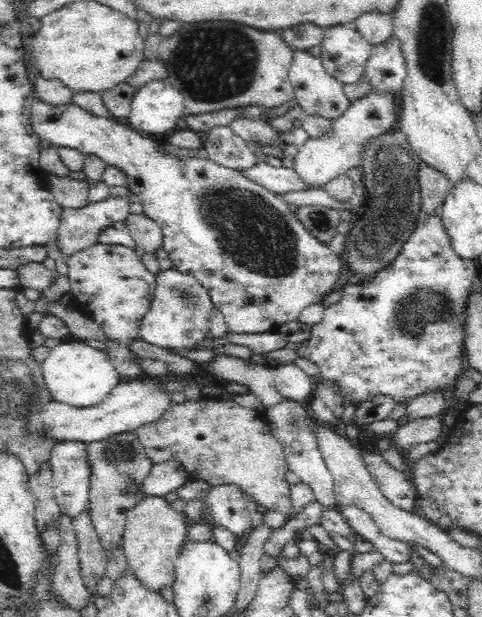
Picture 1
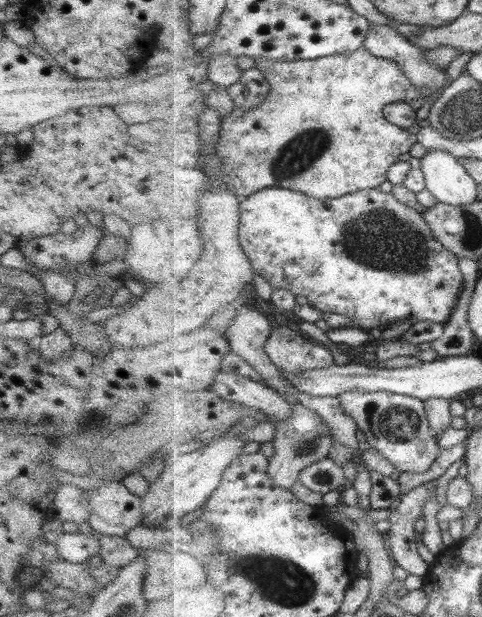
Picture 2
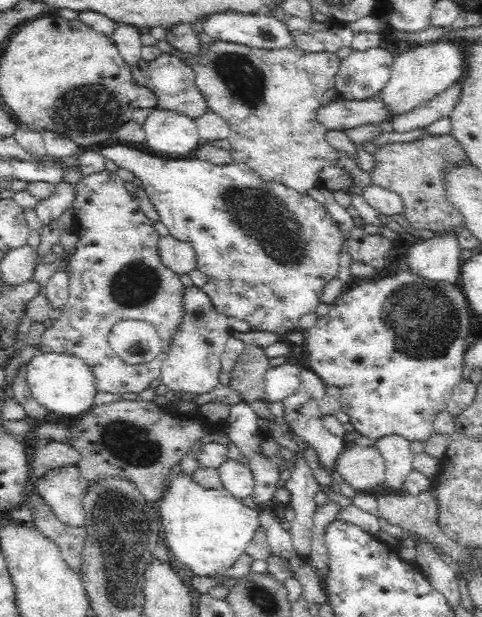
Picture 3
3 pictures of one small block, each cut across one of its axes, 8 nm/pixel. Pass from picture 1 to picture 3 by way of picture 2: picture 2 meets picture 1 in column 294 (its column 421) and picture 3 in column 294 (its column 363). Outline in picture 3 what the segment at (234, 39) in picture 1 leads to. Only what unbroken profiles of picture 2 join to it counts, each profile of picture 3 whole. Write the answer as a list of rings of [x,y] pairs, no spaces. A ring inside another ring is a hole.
[[[166,40],[158,41],[155,45],[158,46],[162,53],[174,54],[194,69],[196,86],[202,91],[207,105],[209,106],[209,110],[215,112],[218,116],[221,116],[229,124],[231,130],[228,138],[231,144],[229,153],[232,155],[234,163],[244,163],[255,173],[258,173],[264,180],[282,183],[284,186],[305,195],[310,188],[314,188],[314,186],[323,186],[319,179],[320,171],[322,168],[331,167],[332,164],[341,157],[341,154],[338,153],[338,149],[332,147],[332,145],[328,144],[326,141],[326,132],[328,132],[329,128],[326,128],[325,124],[321,123],[320,116],[317,116],[317,112],[320,111],[322,107],[329,106],[334,99],[340,98],[337,93],[337,88],[335,87],[335,76],[337,75],[341,59],[336,53],[321,52],[312,54],[302,51],[296,46],[280,49],[262,49],[236,44],[234,42],[215,40],[212,44],[204,44],[203,53],[199,57],[194,57],[194,55],[186,55],[176,51],[176,49],[174,49],[174,47]]]

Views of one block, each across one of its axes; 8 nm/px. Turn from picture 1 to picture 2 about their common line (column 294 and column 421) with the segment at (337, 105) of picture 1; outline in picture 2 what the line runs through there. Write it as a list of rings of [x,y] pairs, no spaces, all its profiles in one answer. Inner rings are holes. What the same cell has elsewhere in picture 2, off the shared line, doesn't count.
[[[371,26],[364,47],[375,56],[400,64],[405,76],[425,98],[431,98],[449,80],[445,69],[432,65],[426,59],[424,50],[403,38],[397,28]]]

